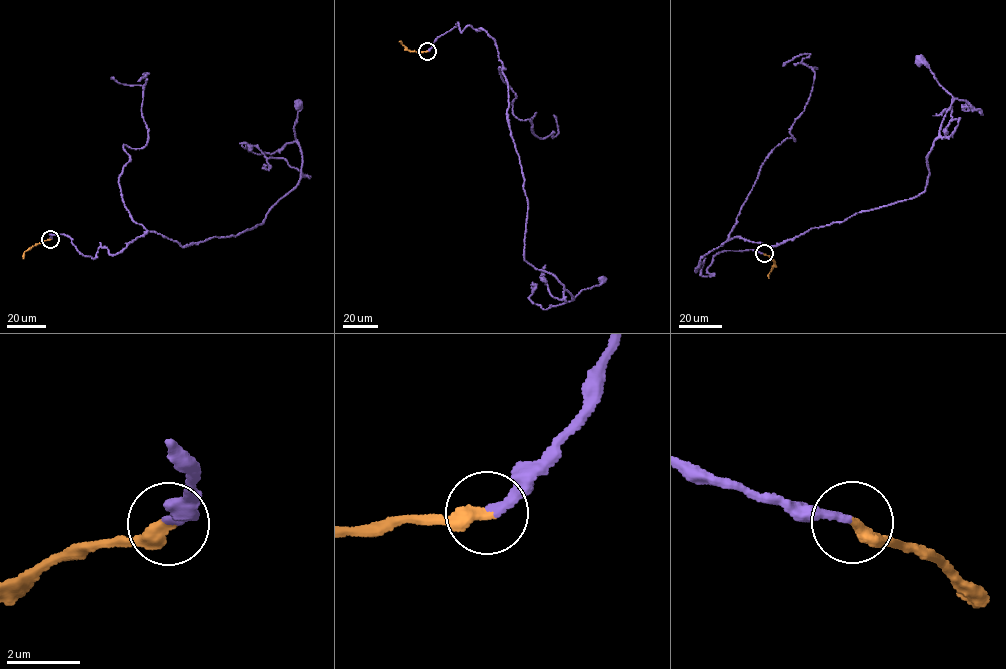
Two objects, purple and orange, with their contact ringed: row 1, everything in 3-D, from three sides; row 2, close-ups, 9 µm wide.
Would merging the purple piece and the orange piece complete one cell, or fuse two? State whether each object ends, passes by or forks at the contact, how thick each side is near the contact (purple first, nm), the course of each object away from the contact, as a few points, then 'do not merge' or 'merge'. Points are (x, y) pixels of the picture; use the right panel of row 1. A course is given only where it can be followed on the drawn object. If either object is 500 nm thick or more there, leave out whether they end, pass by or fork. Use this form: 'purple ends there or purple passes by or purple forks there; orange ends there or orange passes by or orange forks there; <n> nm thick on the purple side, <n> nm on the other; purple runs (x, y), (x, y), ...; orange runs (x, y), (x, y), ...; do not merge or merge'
purple ends there; orange ends there; 240 nm thick on the purple side, 400 nm on the other; purple runs (763, 253), (723, 251), (714, 274), (694, 271), (732, 238), (777, 246), (925, 190), (952, 97), (919, 60); orange runs (763, 253), (774, 262), (768, 278); merge

